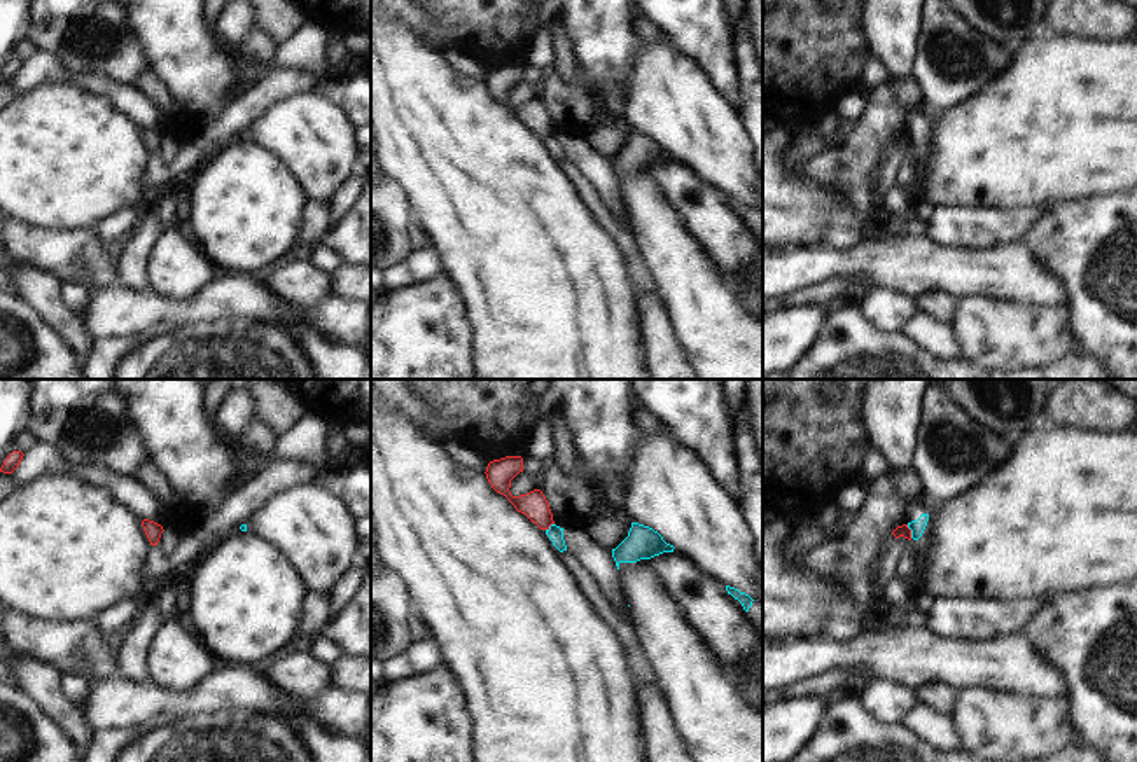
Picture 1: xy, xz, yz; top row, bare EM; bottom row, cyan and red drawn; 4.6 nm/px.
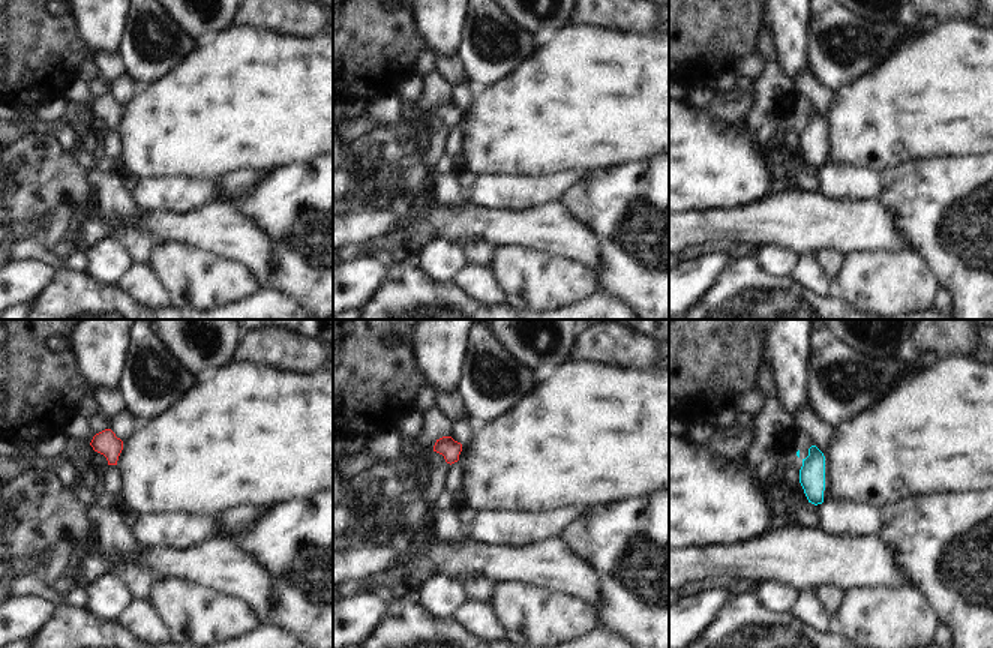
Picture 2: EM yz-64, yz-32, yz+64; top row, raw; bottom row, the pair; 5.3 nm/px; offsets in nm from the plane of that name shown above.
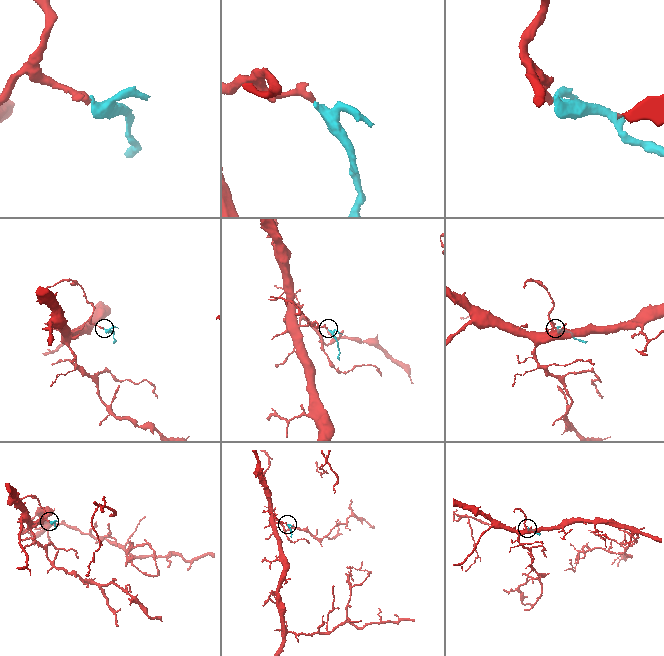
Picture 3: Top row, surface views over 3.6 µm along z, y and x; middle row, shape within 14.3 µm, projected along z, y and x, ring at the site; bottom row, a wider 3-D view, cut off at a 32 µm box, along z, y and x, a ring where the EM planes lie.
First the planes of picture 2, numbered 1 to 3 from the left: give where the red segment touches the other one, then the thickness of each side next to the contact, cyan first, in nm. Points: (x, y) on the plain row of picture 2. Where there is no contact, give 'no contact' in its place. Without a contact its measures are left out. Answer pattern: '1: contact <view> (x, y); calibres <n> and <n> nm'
1: no contact
2: no contact
3: no contact

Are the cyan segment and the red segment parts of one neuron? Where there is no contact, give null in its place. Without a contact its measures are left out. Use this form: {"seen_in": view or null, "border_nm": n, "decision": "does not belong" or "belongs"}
{"seen_in": "yz", "border_nm": 70, "decision": "does not belong"}

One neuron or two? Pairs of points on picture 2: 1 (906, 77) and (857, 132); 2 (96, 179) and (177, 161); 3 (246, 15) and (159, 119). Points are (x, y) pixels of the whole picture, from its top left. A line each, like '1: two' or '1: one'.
1: one
2: two
3: two

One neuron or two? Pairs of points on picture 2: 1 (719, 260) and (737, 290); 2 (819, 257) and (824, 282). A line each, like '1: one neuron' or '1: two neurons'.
1: two neurons
2: two neurons

